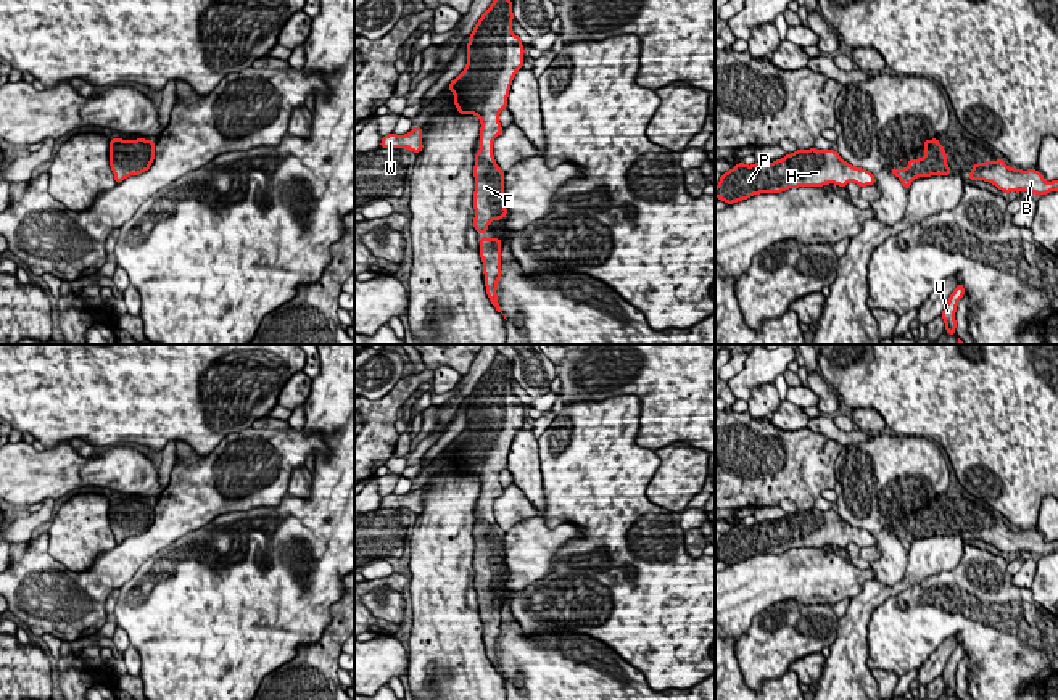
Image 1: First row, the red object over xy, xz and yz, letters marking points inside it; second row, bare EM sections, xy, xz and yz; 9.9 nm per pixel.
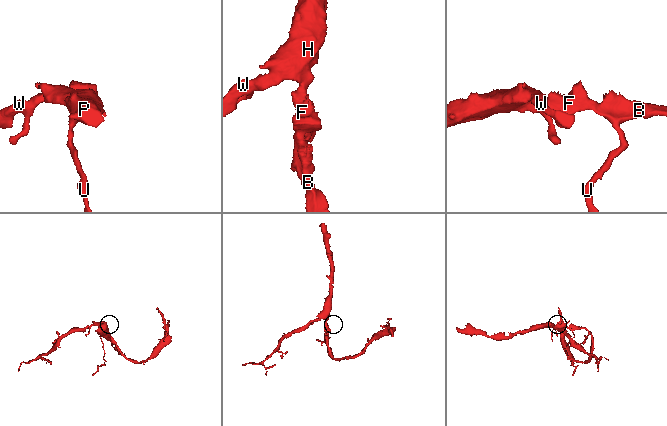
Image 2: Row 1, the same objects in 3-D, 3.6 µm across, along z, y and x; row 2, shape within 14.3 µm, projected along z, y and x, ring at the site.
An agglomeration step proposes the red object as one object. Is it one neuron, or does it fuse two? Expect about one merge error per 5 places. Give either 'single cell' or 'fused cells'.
single cell

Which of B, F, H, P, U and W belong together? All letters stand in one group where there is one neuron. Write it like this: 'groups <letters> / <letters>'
groups B F H P U W

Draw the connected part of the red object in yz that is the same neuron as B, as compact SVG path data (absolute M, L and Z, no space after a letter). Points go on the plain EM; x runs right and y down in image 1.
M1003 518L994 523L990 520L976 523L969 531L969 541L989 542L1005 554L1016 552L1019 555L1021 550L1026 550L1042 557L1048 552L1058 552L1058 541L1045 542L1037 529L1008 528Z

